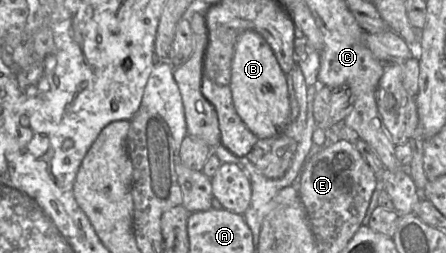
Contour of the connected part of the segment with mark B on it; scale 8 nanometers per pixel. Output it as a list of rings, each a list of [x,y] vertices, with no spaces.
[[[253,30],[243,31],[236,40],[229,87],[237,114],[259,139],[274,137],[285,129],[290,116],[286,74],[270,45]]]

